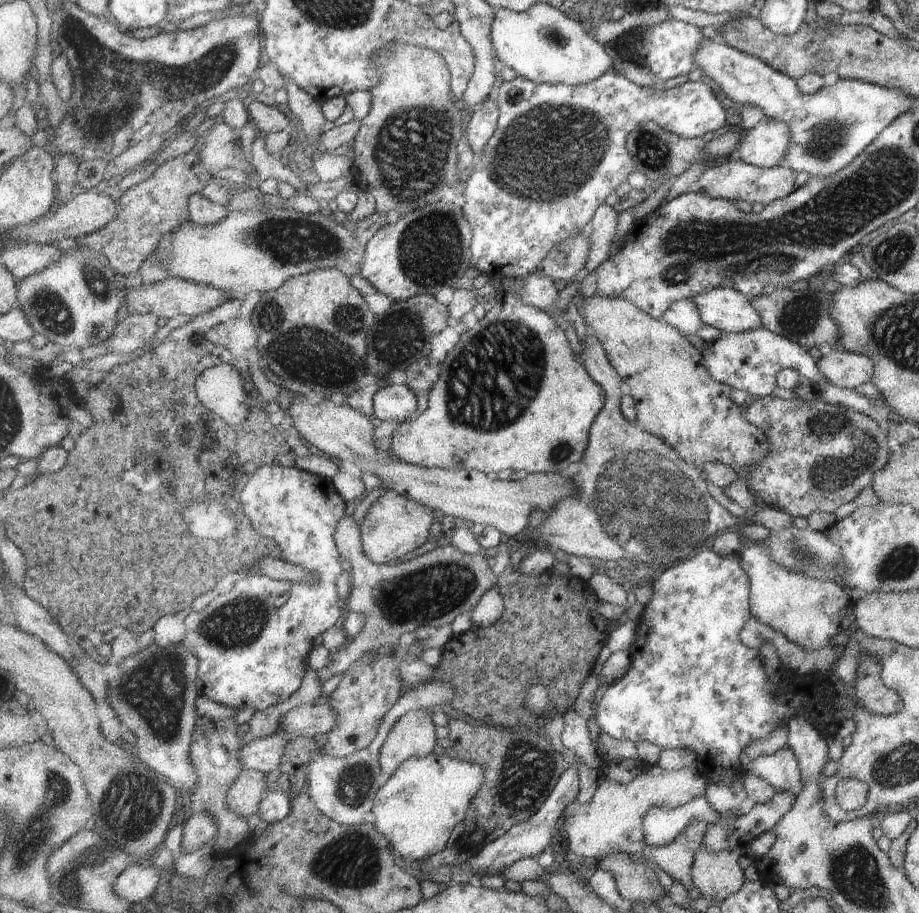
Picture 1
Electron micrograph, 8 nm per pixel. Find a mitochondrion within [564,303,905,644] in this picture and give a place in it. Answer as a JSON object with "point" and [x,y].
{"point":[642,499]}

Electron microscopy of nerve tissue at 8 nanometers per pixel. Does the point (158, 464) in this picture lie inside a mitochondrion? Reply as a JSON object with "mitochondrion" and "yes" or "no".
{"mitochondrion":"no"}

